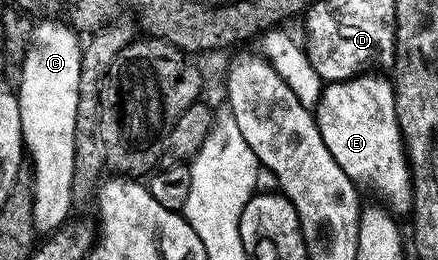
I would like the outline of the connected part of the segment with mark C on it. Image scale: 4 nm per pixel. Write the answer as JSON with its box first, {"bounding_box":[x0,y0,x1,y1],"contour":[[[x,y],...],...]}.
{"bounding_box":[17,21,83,235],"contour":[[[63,21],[34,22],[21,53],[23,66],[19,69],[17,88],[23,143],[31,166],[33,223],[43,235],[50,235],[67,224],[72,216],[71,201],[76,200],[73,175],[83,45],[80,34]]]}

